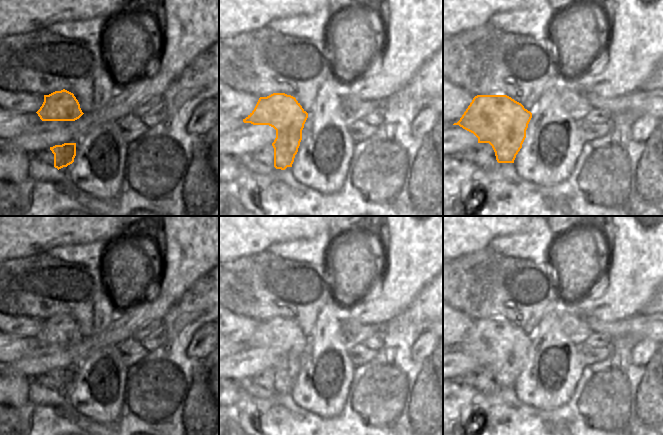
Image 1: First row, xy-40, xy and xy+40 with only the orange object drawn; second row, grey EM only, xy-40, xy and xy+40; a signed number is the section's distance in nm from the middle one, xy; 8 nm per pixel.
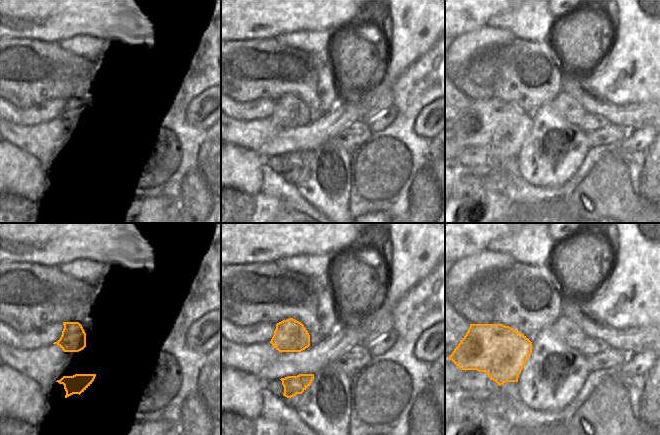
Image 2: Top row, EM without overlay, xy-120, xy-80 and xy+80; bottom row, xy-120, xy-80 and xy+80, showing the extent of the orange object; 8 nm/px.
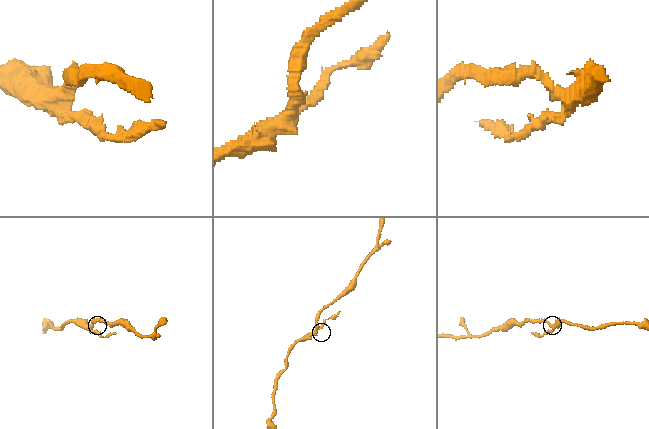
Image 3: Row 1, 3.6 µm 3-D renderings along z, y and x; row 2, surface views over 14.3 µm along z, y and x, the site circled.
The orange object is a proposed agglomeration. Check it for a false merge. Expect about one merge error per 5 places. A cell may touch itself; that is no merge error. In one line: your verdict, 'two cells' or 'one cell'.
two cells

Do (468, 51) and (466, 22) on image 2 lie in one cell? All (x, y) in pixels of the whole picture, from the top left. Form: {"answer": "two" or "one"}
{"answer": "two"}

